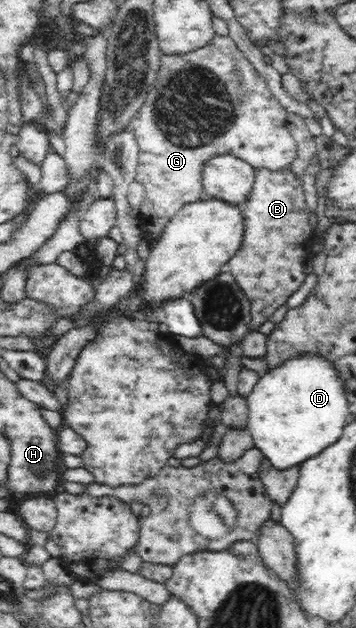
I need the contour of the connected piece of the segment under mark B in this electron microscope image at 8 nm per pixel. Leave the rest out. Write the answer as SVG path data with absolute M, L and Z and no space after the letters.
M259 167L254 173L248 197L240 205L245 222L242 245L227 261L225 267L249 301L249 333L260 331L262 323L270 321L272 313L302 287L307 275L304 261L286 257L292 257L294 249L308 245L310 237L314 237L314 229L310 229L308 223L310 212L304 200L304 187L298 175L294 175L290 167L277 170Z

